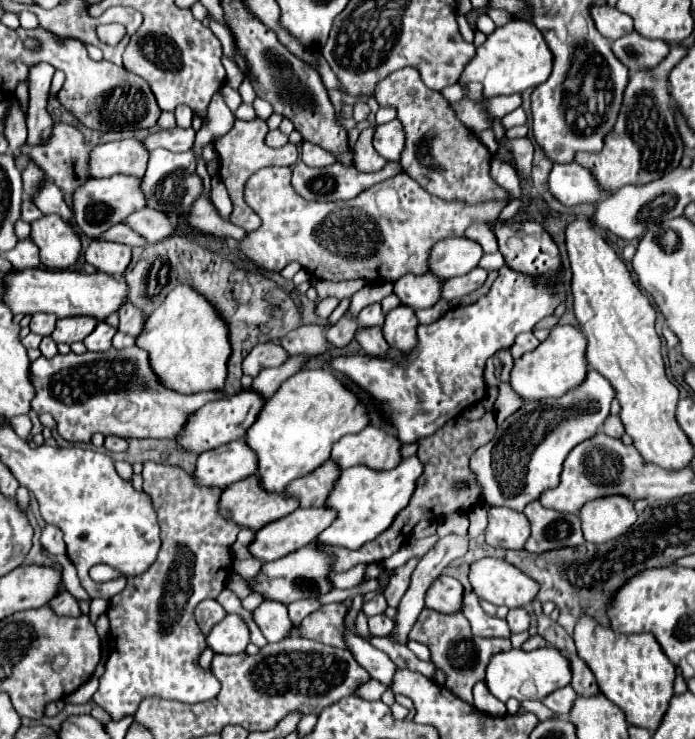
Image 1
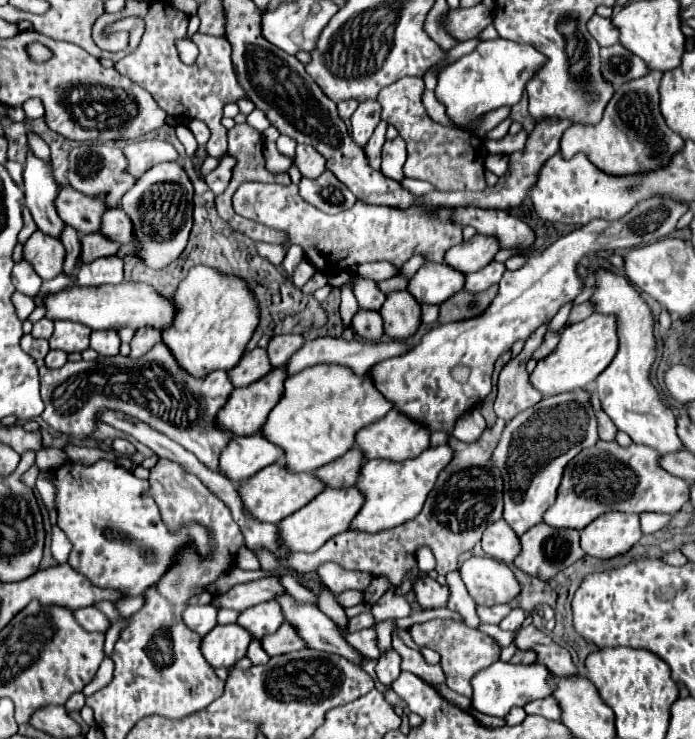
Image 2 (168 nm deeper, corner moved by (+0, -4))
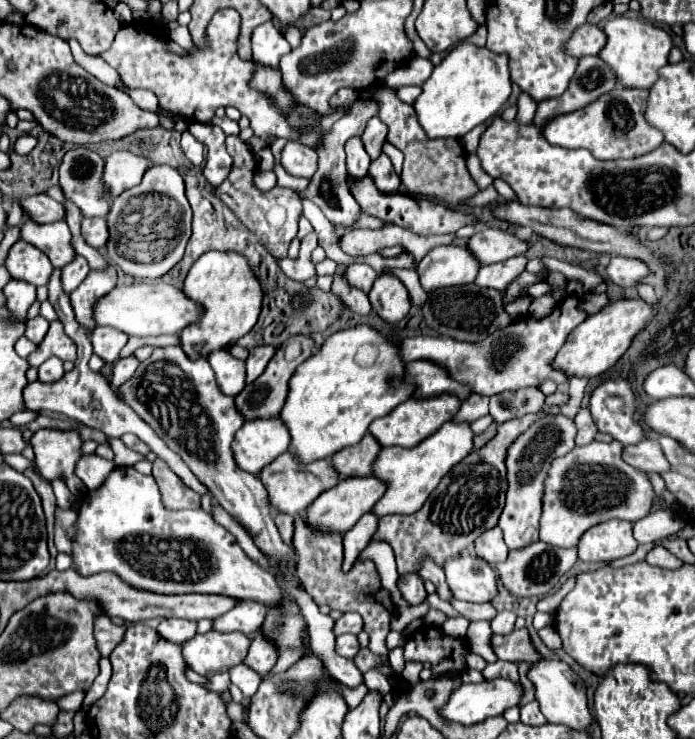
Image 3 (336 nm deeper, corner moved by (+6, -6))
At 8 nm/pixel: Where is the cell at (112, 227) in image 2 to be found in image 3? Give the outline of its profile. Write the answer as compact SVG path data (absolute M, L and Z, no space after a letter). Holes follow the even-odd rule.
M82 219L80 235L82 235L82 239L90 247L102 249L102 245L108 241L108 225L106 225L106 219Z

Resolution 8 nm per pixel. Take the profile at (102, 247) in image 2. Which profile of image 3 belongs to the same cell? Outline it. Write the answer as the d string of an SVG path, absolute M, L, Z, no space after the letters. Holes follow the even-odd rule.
M76 257L76 261L72 261L68 267L62 269L62 287L64 287L64 293L72 293L84 279L86 275L90 273L90 267L88 267L88 261L84 257Z

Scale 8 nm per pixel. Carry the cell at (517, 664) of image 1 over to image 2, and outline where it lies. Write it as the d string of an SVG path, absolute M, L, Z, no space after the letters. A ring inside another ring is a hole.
M496 661L494 665L482 669L474 679L472 679L472 707L480 713L494 715L494 717L506 717L512 707L524 707L526 703L534 699L544 699L554 693L554 683L556 677L550 675L546 665L514 665L508 661Z

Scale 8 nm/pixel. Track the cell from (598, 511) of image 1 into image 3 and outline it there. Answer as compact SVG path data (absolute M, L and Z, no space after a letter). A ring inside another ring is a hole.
M612 519L600 523L582 535L578 543L578 557L586 563L602 563L628 557L636 551L638 543L632 537L632 523Z

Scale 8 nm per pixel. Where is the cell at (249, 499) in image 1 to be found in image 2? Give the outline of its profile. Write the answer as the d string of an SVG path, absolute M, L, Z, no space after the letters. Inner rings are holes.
M276 463L270 465L270 467L264 467L256 475L252 475L248 481L240 483L240 487L238 487L238 495L242 499L244 509L250 511L250 515L254 519L262 521L262 523L278 523L278 521L282 521L284 517L296 513L306 503L310 503L320 491L322 491L322 485L312 475L290 473L282 465L276 465Z

